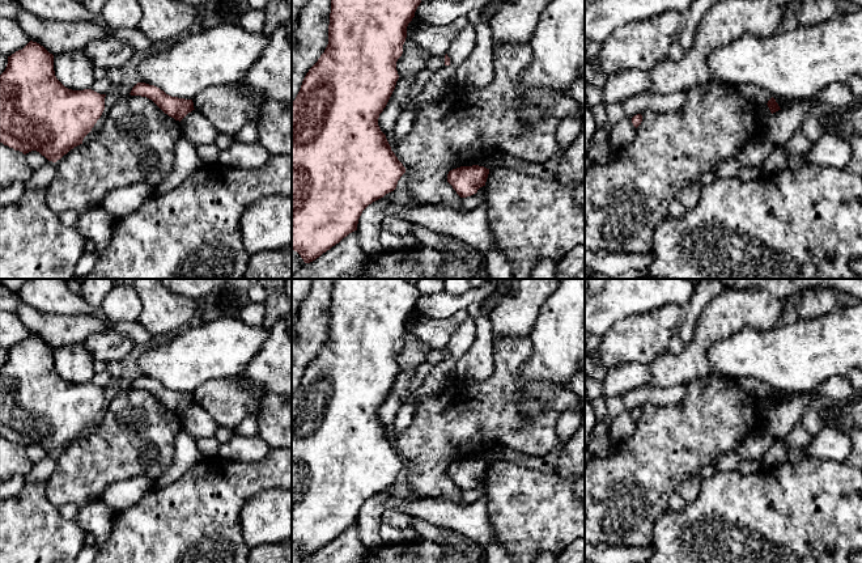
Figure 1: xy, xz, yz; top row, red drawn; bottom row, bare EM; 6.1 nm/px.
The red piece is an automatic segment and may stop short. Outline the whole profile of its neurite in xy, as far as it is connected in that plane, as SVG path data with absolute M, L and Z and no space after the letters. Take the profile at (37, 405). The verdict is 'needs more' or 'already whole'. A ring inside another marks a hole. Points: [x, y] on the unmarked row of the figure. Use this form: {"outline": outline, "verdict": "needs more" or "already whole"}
{"outline": "M30 334L8 350L7 361L0 368L0 436L24 448L37 444L56 456L82 437L105 403L105 390L92 382L65 381L55 369L54 348Z", "verdict": "already whole"}

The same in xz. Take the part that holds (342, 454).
{"outline": "M335 279L334 282L328 318L328 338L318 355L306 367L301 382L292 395L292 543L297 545L305 556L315 554L349 526L357 524L358 512L362 504L373 495L394 484L398 474L405 466L405 461L391 444L386 428L379 422L378 411L386 401L399 372L396 355L403 347L407 319L415 310L415 305L420 296L421 293L416 285L408 283L405 279Z", "verdict": "already whole"}

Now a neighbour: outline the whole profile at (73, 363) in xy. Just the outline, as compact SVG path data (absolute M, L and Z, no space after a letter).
M82 343L54 348L54 364L56 372L68 382L90 382L94 376L93 356Z

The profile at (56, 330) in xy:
M22 301L16 312L21 323L50 347L84 343L90 335L110 331L107 322L95 316L63 316L42 313Z

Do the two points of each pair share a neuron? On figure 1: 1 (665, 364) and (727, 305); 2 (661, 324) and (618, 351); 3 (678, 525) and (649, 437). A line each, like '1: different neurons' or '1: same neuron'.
1: same neuron
2: same neuron
3: different neurons

